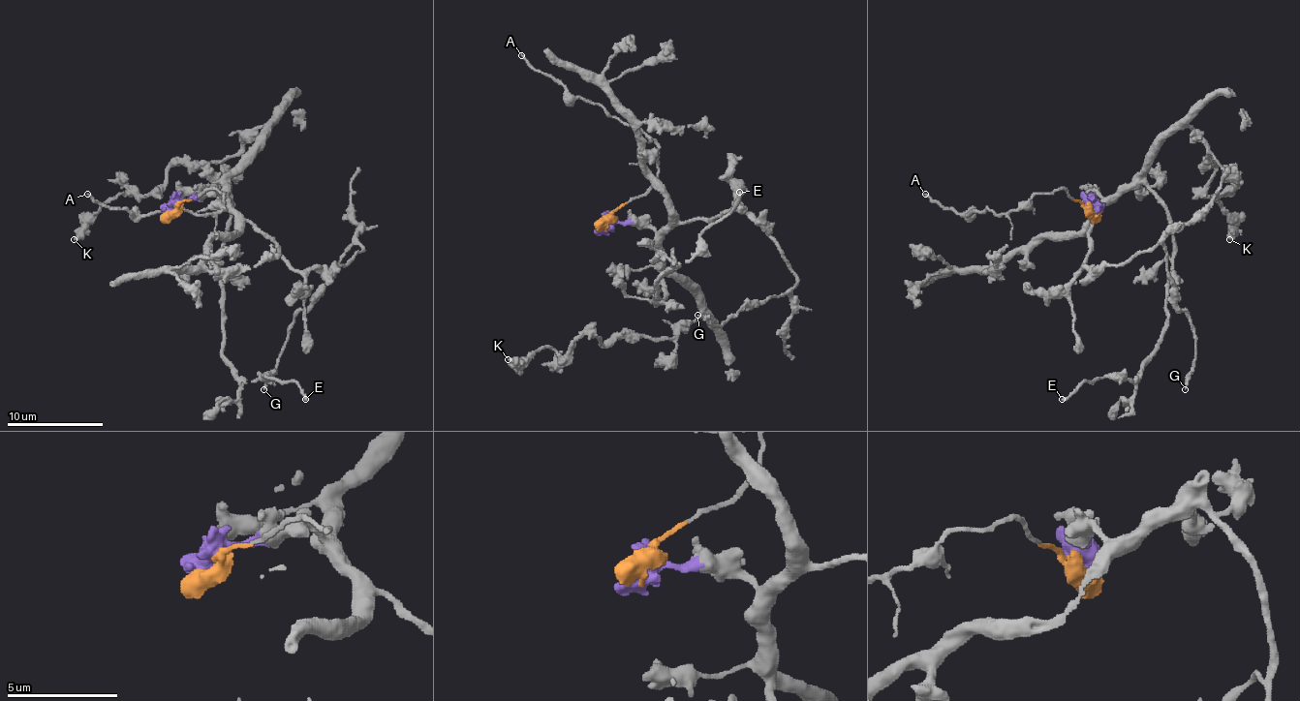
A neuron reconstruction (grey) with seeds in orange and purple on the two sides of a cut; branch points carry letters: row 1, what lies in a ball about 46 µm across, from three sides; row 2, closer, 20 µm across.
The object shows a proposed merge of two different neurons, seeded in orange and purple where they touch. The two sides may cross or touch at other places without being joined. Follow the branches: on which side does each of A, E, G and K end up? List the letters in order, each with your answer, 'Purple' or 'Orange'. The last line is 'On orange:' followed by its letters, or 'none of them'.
A: Orange
E: Purple
G: Purple
K: Purple
On orange: A

